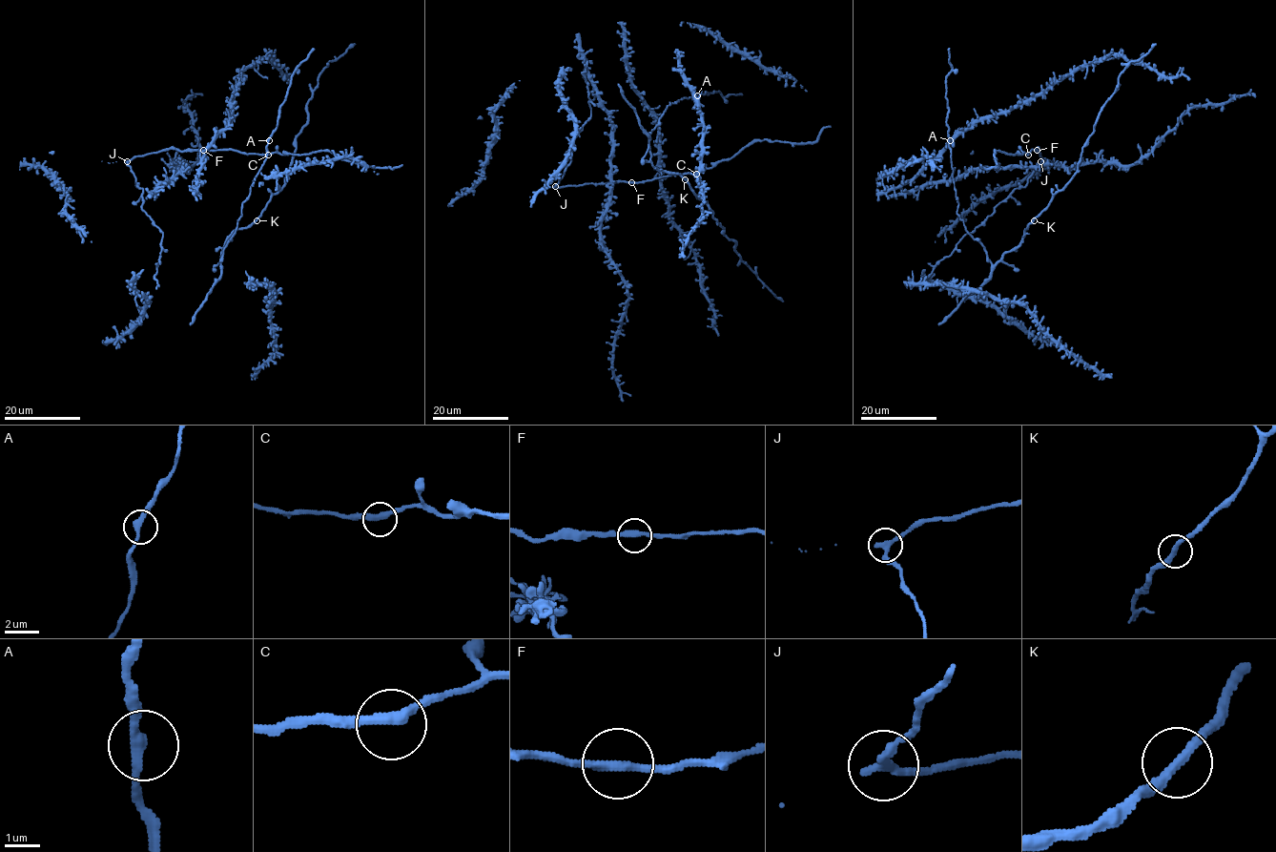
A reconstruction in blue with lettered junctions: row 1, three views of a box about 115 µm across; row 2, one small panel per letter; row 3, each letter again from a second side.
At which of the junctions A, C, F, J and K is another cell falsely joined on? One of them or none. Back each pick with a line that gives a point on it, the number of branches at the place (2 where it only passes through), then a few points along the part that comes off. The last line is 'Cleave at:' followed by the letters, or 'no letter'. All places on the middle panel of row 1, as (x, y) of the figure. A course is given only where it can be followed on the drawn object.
J: (555, 186) | 2 | (555, 187), (570, 162), (569, 140), (590, 117), (587, 85), (582, 74), (586, 60)
Cleave at: J

